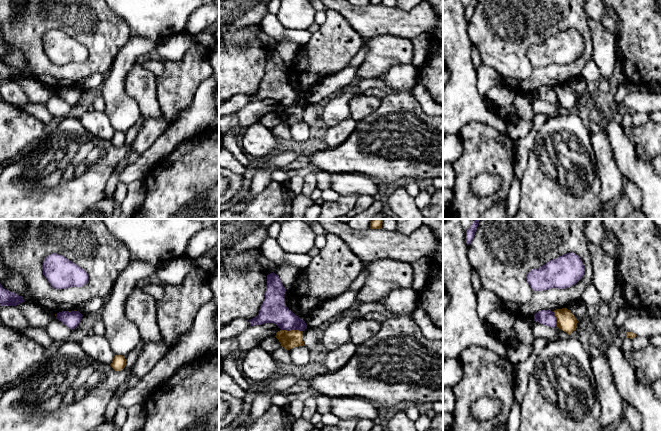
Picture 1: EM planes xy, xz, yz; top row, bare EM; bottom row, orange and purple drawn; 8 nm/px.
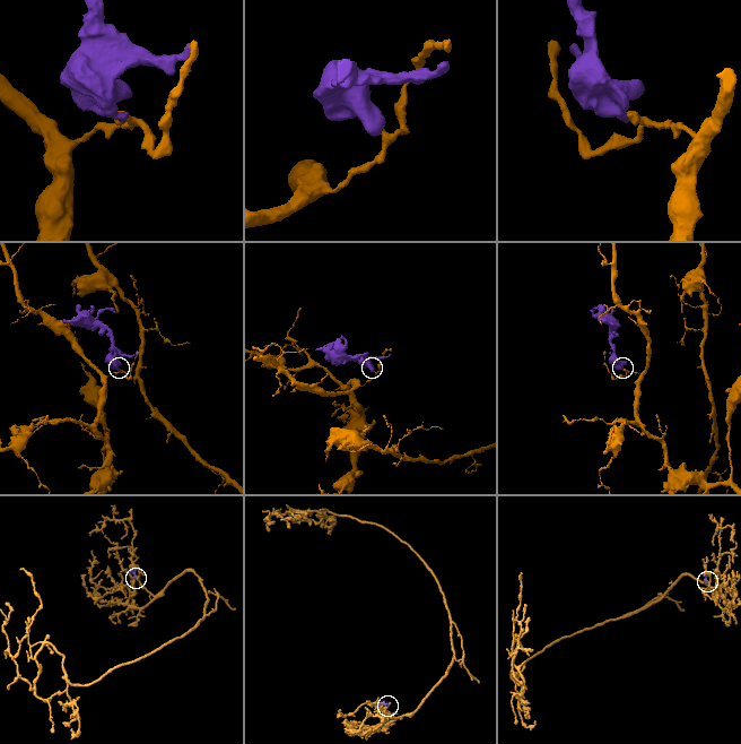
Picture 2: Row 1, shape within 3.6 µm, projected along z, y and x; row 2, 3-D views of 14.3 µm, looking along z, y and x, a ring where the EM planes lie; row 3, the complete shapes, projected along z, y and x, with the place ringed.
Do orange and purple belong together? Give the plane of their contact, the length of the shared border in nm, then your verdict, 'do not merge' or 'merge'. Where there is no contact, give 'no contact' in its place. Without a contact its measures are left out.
xz | 180 nm | do not merge

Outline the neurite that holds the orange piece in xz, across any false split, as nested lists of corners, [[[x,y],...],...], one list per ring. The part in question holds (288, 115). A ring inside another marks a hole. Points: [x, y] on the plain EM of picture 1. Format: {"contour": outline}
{"contour": [[[280,106],[276,109],[275,113],[279,116],[281,122],[287,126],[298,122],[305,122],[303,117],[303,107]]]}

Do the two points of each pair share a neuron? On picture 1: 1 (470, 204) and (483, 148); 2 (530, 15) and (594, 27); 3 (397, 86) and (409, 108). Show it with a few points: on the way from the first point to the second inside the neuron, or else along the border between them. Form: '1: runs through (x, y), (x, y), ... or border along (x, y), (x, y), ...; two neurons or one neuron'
1: runs through (465, 190), (465, 171), (472, 162); one neuron
2: border along (587, 18), (592, 49); two neurons
3: border along (410, 89), (393, 93); two neurons

